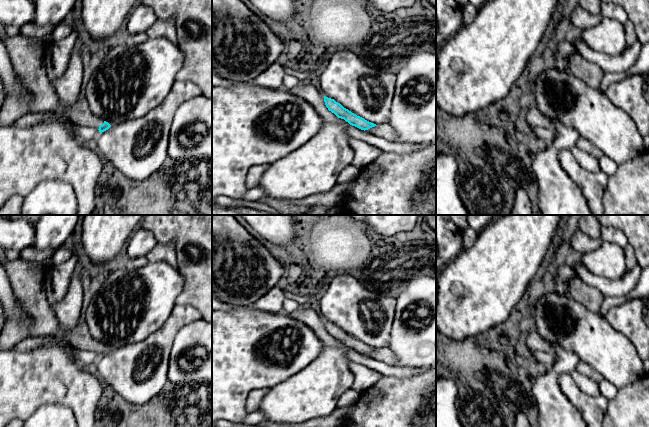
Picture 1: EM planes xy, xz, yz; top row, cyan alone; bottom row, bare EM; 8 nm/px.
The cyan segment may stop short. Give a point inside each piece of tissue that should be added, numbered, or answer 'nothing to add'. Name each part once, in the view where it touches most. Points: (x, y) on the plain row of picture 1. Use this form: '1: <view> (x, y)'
1: xy (79, 337)

